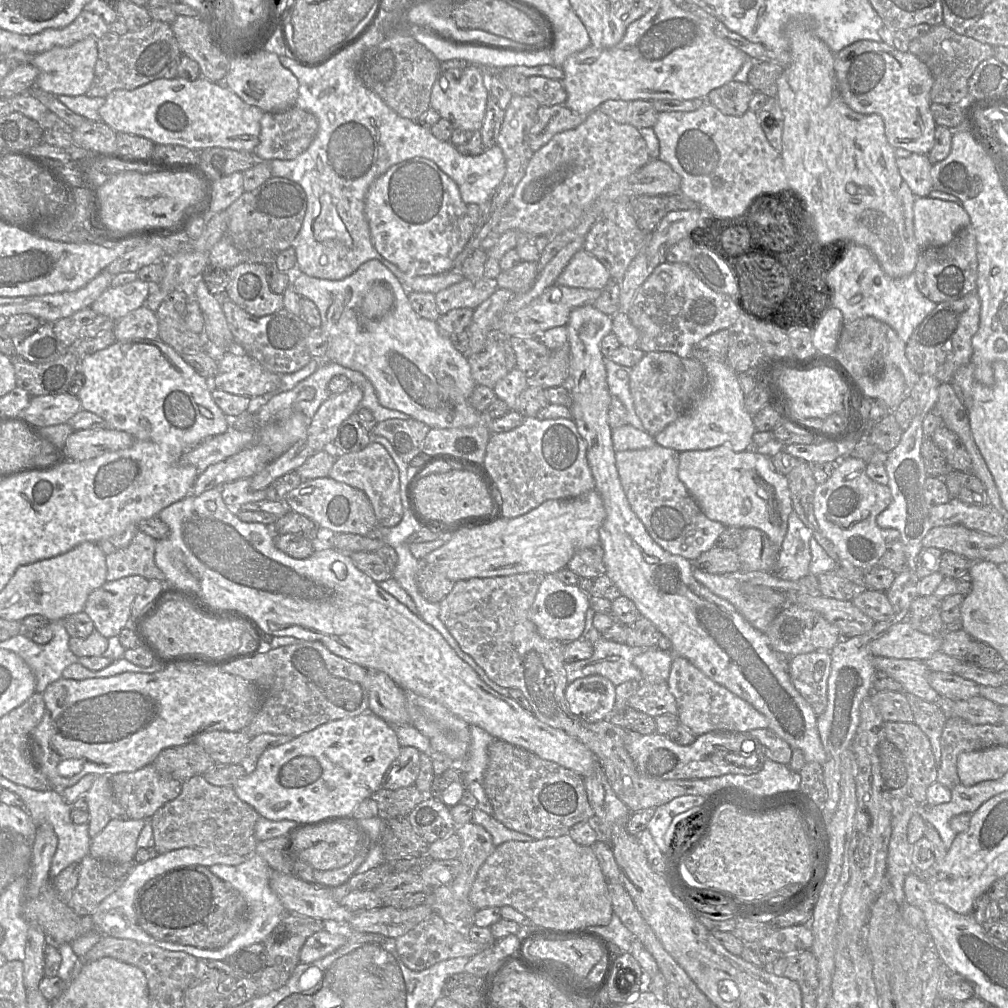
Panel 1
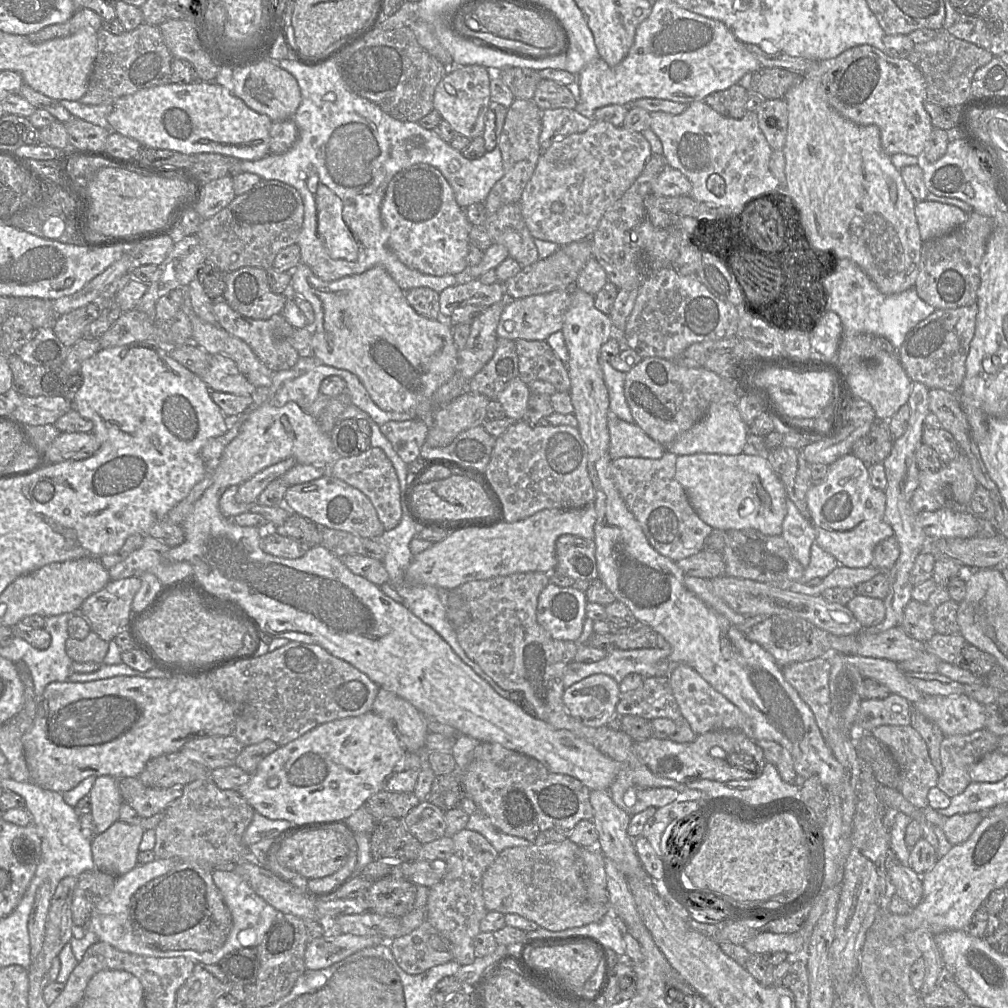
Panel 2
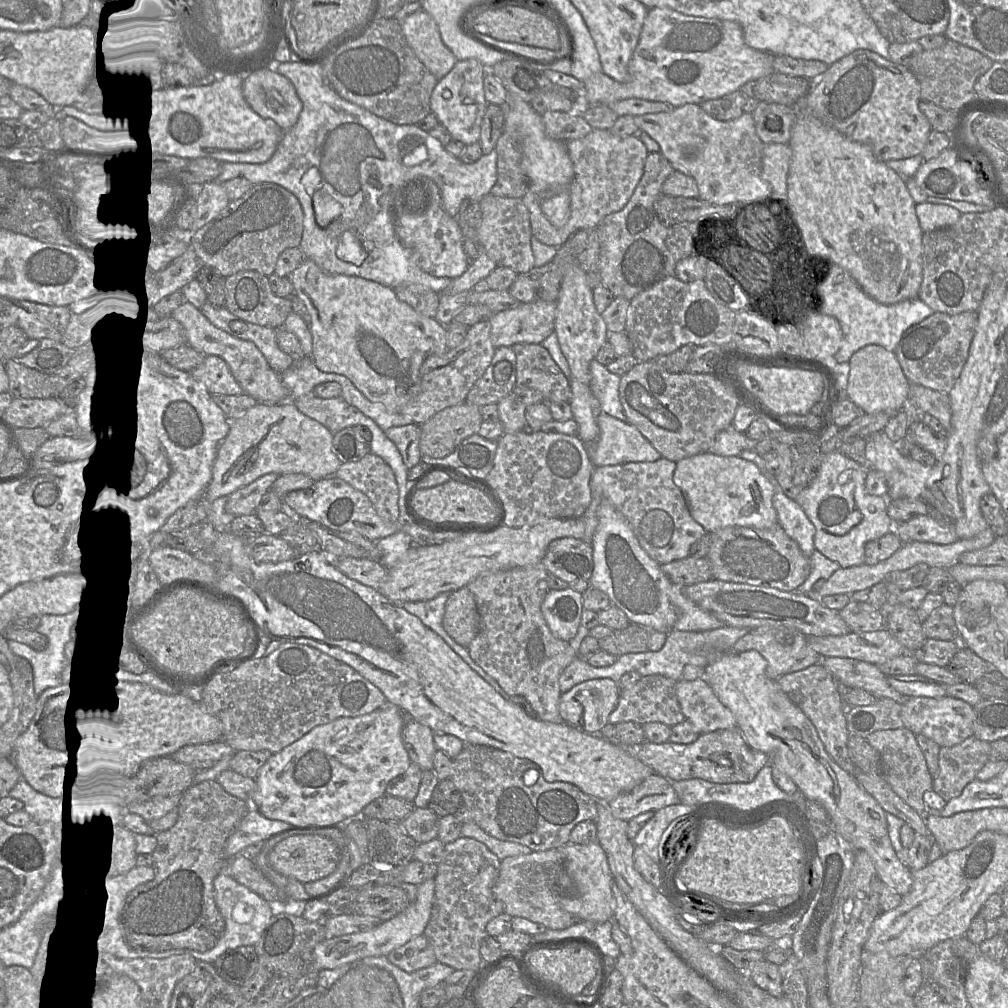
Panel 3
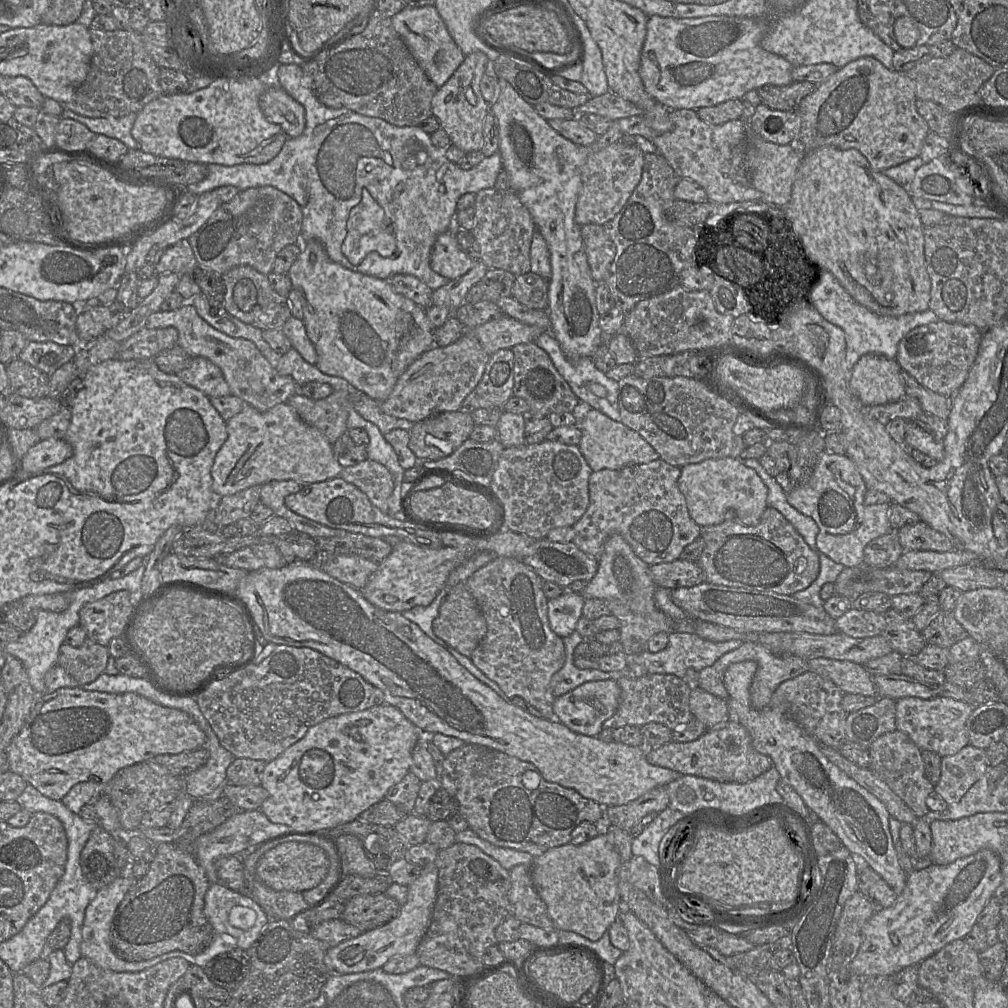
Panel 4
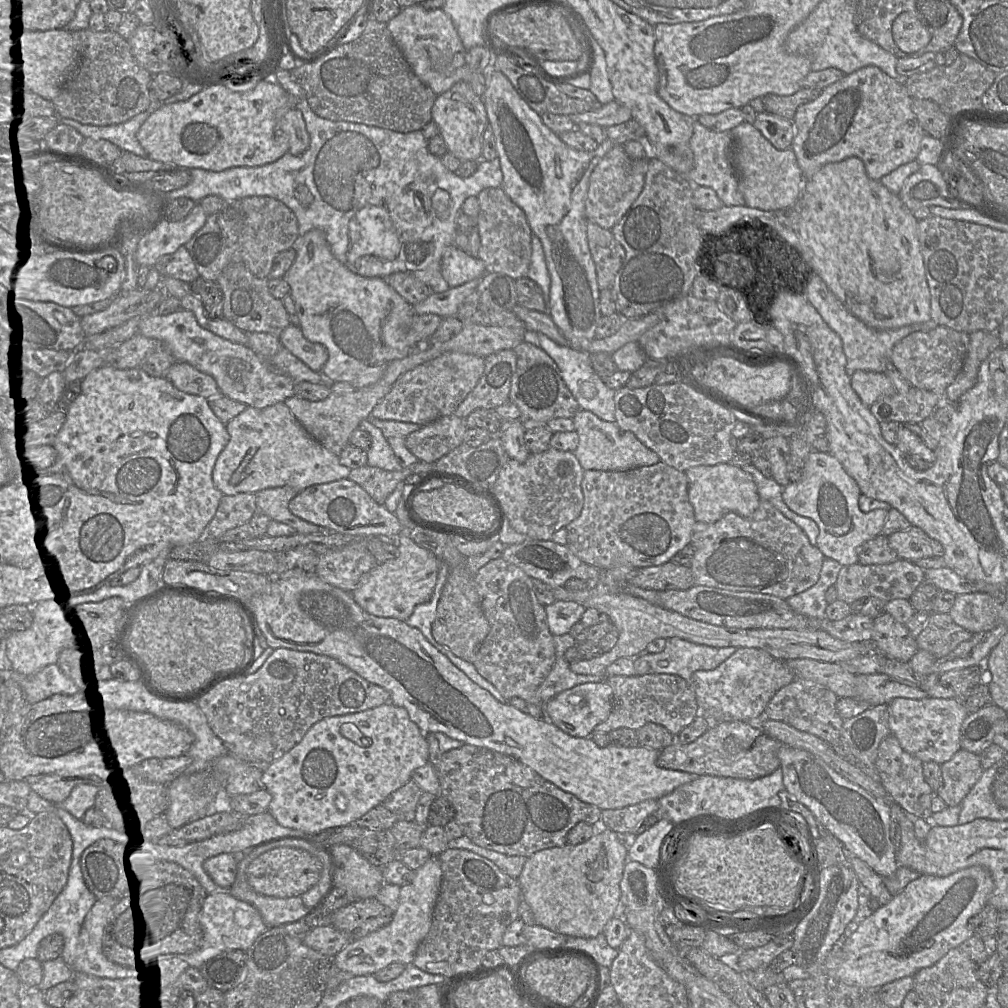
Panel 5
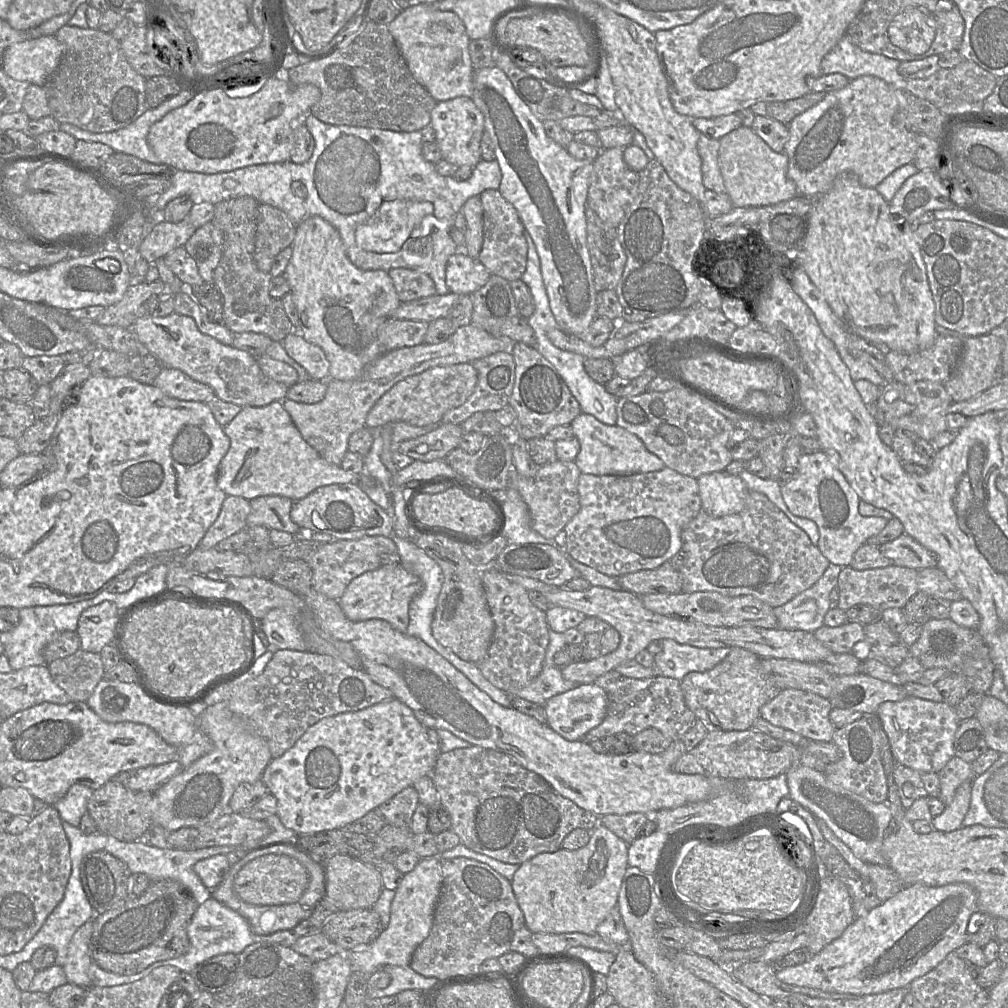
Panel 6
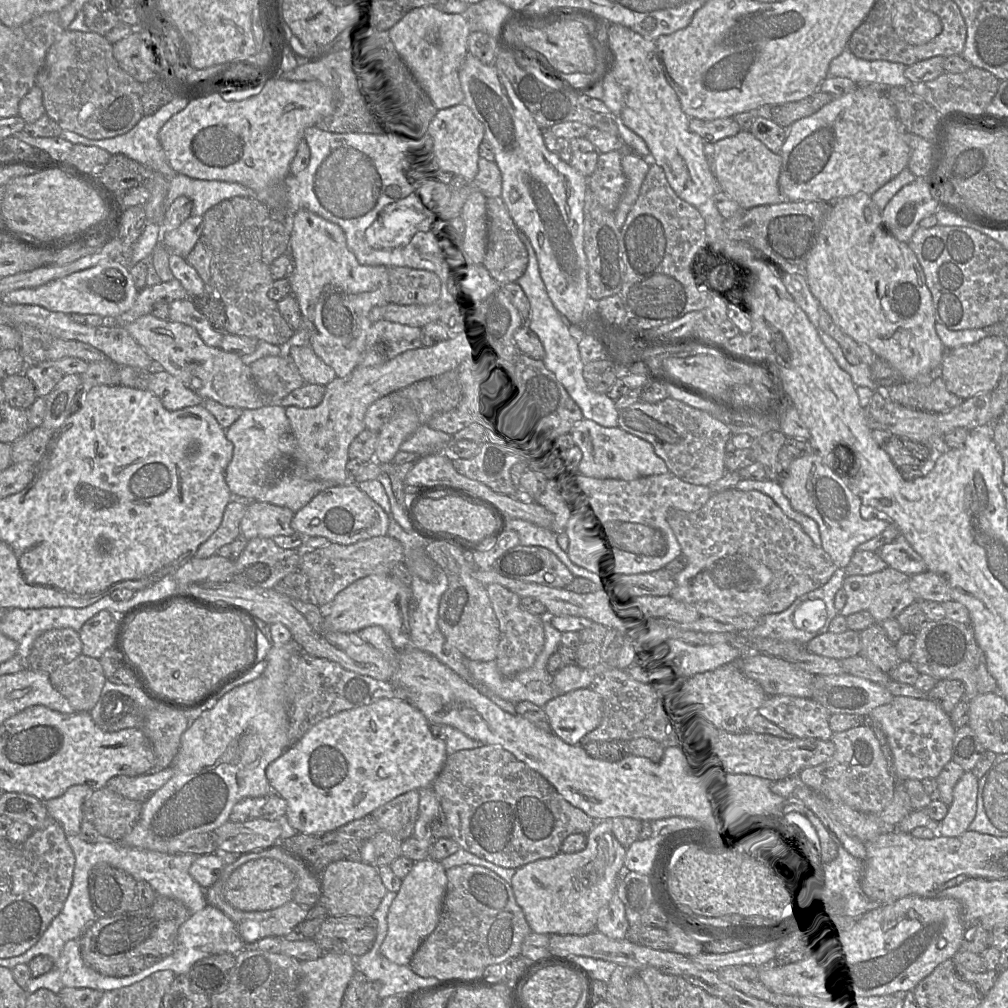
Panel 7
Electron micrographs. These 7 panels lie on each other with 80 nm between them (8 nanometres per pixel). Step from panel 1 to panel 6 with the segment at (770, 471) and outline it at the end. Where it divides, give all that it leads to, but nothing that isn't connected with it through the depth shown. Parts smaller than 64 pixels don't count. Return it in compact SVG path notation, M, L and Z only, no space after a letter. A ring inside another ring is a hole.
M724 471L697 479L701 509L713 517L736 514L745 508L749 490L738 475Z

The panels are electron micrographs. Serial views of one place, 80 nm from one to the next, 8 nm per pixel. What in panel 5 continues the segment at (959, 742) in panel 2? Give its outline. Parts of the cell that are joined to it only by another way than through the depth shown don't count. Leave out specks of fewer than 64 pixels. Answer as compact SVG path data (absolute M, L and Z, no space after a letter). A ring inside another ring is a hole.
M960 749L950 760L940 765L942 785L935 794L948 807L961 804L983 774L979 756Z

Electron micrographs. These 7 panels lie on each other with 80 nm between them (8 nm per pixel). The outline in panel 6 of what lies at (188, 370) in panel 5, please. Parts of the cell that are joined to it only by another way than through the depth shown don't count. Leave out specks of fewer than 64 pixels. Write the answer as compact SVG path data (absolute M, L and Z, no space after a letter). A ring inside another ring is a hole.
M164 367L153 385L167 396L184 401L206 402L215 395L210 386L195 381L174 368Z

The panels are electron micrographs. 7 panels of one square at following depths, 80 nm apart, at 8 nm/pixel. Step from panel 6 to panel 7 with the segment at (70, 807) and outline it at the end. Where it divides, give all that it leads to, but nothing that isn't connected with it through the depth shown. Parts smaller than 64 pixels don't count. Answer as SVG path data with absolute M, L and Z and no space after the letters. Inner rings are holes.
M73 785L60 797L43 802L50 818L60 824L66 836L79 834L83 821L82 805L93 791L86 785Z

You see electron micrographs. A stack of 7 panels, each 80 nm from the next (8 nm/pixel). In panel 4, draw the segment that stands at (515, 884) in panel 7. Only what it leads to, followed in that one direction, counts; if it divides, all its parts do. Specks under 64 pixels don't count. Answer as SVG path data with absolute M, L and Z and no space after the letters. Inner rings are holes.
M605 833L581 845L565 844L533 857L530 872L533 886L547 906L557 930L573 931L596 941L619 919L622 911L617 885L620 855Z

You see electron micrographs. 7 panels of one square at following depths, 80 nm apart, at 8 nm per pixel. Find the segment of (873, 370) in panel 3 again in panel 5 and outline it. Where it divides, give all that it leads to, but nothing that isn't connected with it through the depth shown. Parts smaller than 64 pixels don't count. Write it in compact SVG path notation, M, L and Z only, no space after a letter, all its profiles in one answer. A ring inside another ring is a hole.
M857 370L850 379L853 390L867 407L873 405L881 397L890 396L897 392L885 373Z

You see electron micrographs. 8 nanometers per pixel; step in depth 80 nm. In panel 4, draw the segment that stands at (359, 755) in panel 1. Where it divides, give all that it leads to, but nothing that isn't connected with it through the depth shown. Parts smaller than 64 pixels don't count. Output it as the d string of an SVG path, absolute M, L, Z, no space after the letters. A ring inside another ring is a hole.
M384 703L369 709L329 717L310 727L305 736L267 762L261 786L268 792L261 811L277 824L289 826L300 834L324 833L354 821L372 805L385 799L389 788L410 771L412 752L423 735L395 706Z

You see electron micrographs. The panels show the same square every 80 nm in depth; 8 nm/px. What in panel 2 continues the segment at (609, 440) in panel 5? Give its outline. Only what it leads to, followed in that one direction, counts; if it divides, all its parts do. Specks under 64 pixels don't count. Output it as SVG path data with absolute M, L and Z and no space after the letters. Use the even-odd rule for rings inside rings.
M610 414L607 425L612 461L622 457L659 459L666 451L635 423L627 423Z

